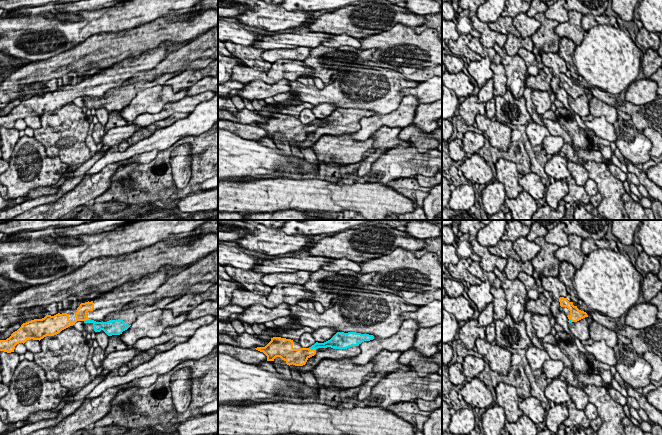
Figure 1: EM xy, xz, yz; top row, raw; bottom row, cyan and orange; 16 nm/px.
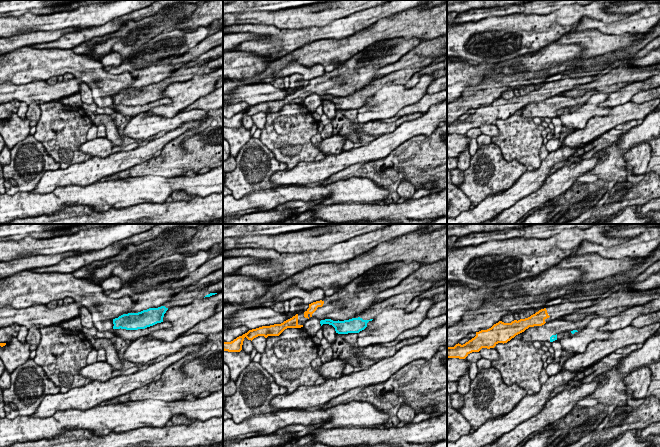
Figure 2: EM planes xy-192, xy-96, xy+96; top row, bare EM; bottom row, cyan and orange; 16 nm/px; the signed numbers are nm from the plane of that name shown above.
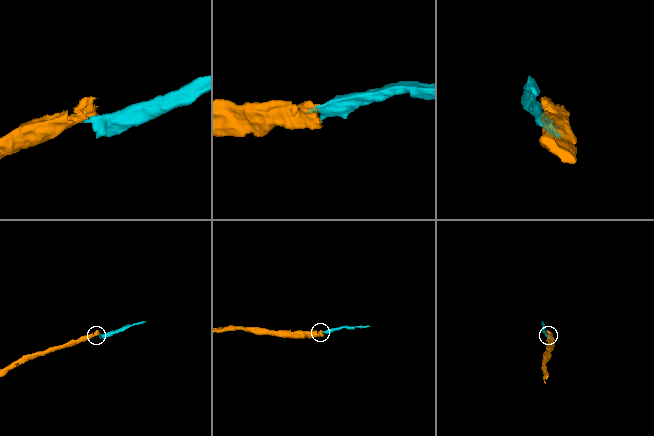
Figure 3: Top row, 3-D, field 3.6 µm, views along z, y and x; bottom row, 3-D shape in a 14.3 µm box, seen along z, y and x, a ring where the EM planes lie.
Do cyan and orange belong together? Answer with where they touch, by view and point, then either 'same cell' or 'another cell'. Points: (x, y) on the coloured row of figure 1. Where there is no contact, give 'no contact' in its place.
meets cyan in xz at (312, 348); another cell

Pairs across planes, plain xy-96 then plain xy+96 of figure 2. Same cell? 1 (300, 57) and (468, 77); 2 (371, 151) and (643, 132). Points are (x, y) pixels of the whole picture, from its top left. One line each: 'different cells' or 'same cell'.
1: different cells
2: same cell

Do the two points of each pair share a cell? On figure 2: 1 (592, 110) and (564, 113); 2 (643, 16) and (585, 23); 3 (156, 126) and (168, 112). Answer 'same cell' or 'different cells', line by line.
1: same cell
2: same cell
3: different cells

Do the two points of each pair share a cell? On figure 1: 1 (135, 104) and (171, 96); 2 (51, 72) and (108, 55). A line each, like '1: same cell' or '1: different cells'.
1: same cell
2: same cell

